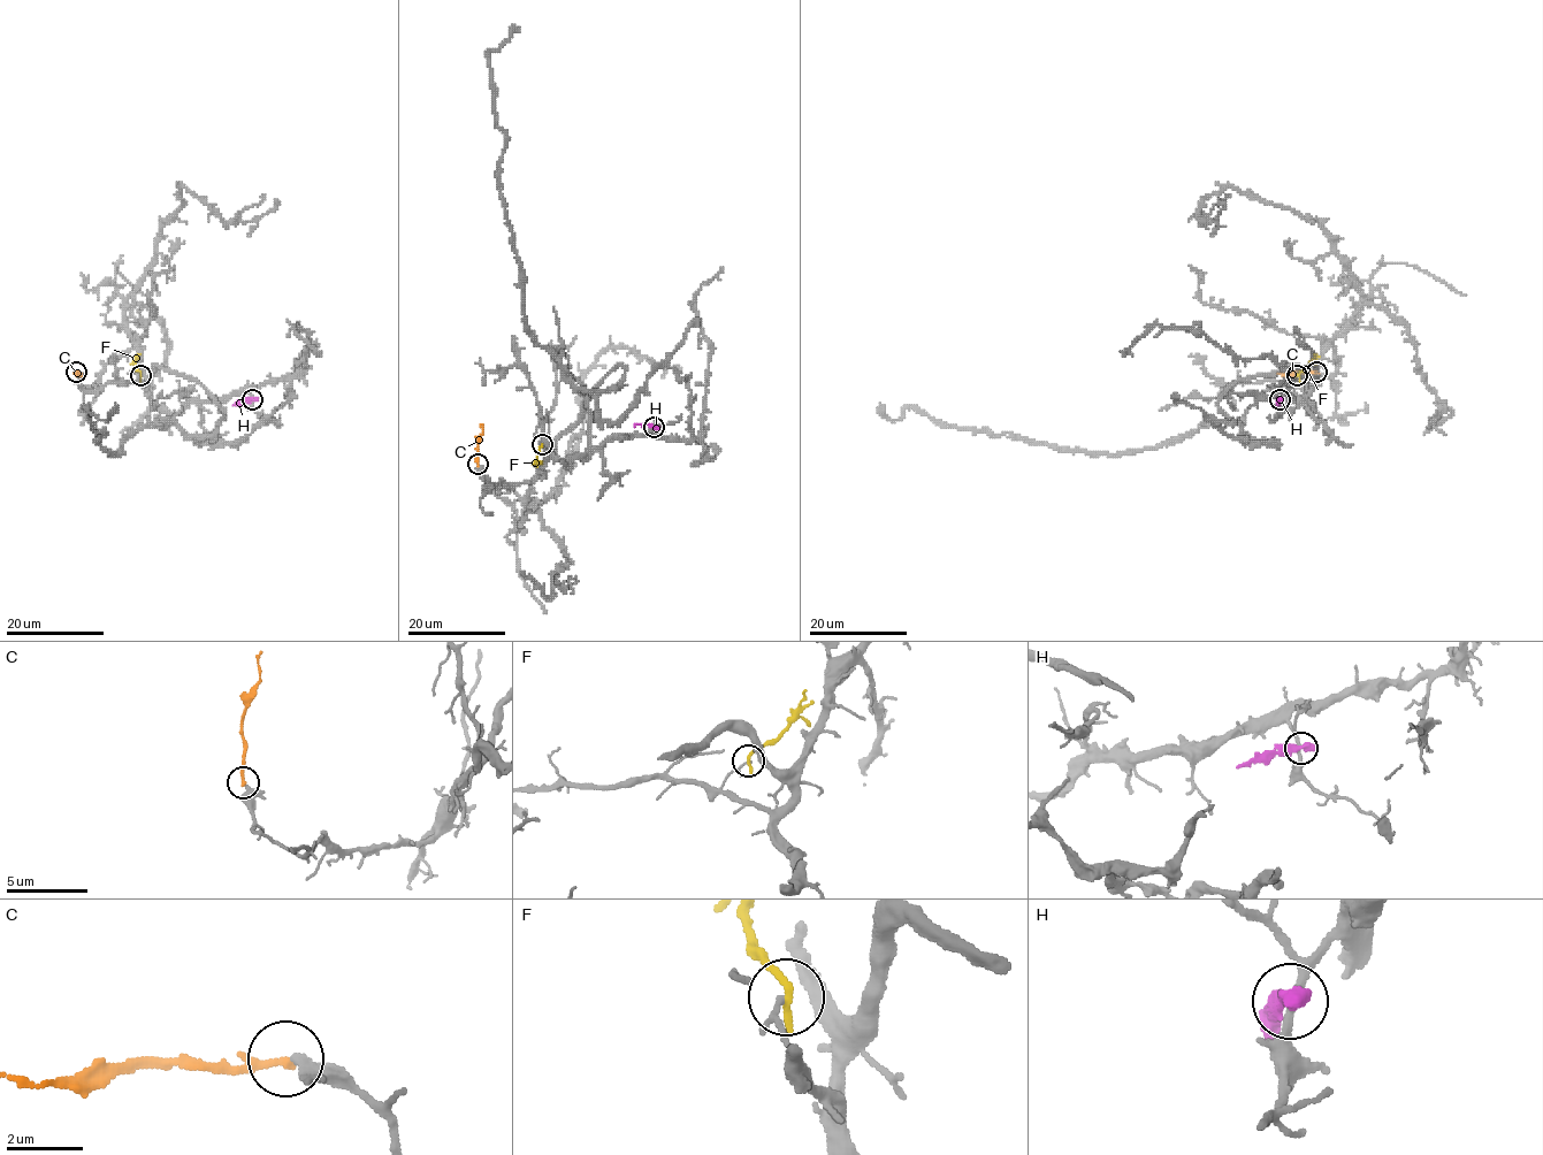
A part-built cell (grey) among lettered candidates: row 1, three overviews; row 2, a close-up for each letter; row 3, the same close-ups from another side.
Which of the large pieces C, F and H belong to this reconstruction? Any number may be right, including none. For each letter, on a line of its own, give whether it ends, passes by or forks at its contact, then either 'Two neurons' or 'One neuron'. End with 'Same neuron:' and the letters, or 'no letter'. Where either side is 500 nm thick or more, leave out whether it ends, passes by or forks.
C: It ends there. One neuron
F: It ends there. Two neurons
H: Two neurons
Same neuron: C

